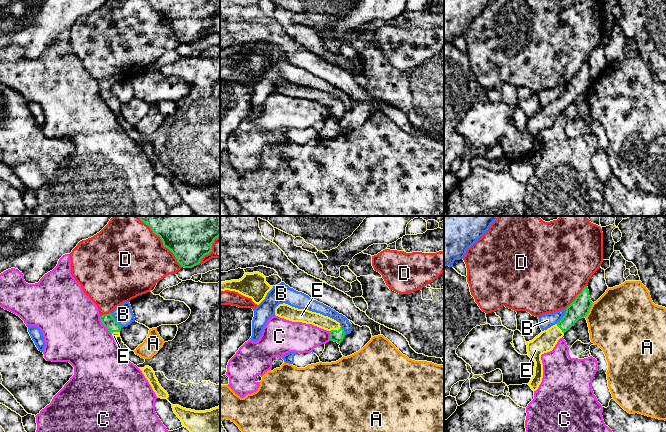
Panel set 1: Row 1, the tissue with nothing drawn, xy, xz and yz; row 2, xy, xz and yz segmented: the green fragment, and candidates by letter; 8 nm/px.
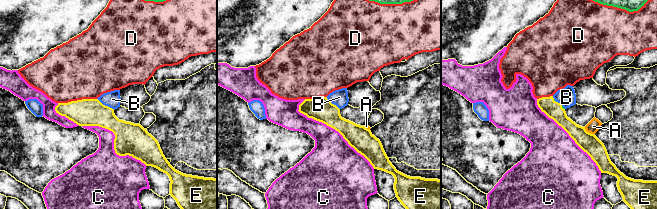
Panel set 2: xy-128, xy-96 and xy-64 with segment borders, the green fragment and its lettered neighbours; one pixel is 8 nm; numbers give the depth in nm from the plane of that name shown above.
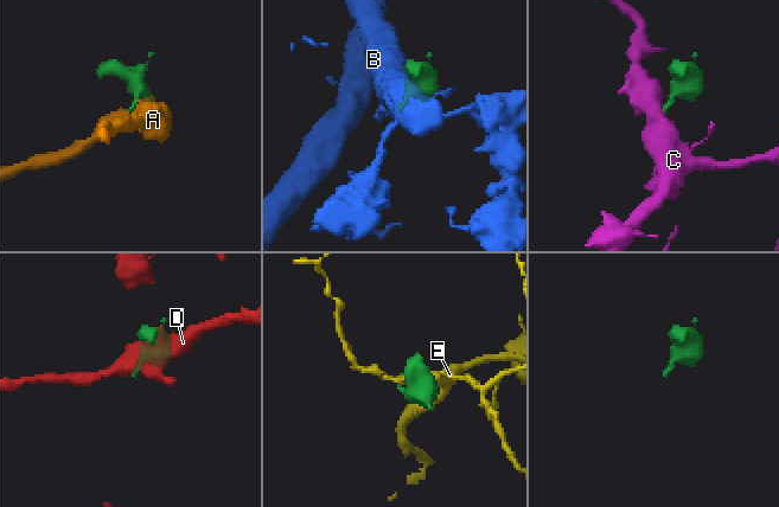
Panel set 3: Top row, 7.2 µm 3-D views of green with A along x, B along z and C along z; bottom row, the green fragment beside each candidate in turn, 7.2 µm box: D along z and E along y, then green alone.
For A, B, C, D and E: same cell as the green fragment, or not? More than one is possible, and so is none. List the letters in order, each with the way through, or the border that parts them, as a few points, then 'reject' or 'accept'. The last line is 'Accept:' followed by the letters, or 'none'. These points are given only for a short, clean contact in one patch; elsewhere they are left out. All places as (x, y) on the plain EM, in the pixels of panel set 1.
A: reject
B: reject
C: border xy (99, 92), (102, 100), (111, 110); reject
D: reject
E: way xz (337, 112), (335, 106), (324, 98); accept
Accept: E

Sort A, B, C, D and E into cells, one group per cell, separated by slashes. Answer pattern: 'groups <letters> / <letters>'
groups A / B / C / D / E

